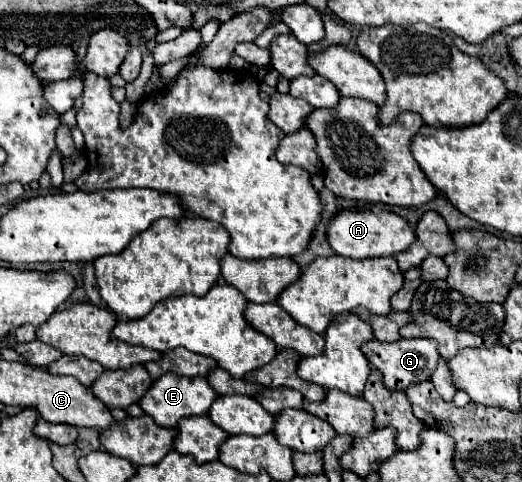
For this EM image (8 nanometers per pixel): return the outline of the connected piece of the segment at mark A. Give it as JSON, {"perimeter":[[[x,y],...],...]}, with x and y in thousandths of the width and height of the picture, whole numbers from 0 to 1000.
{"perimeter":[[[716,427],[705,436],[667,432],[628,465],[628,502],[636,519],[663,535],[693,539],[693,535],[724,535],[724,531],[759,531],[762,523],[778,523],[778,515],[785,515],[793,498],[797,498],[797,481],[782,465],[782,456],[732,427]]]}

